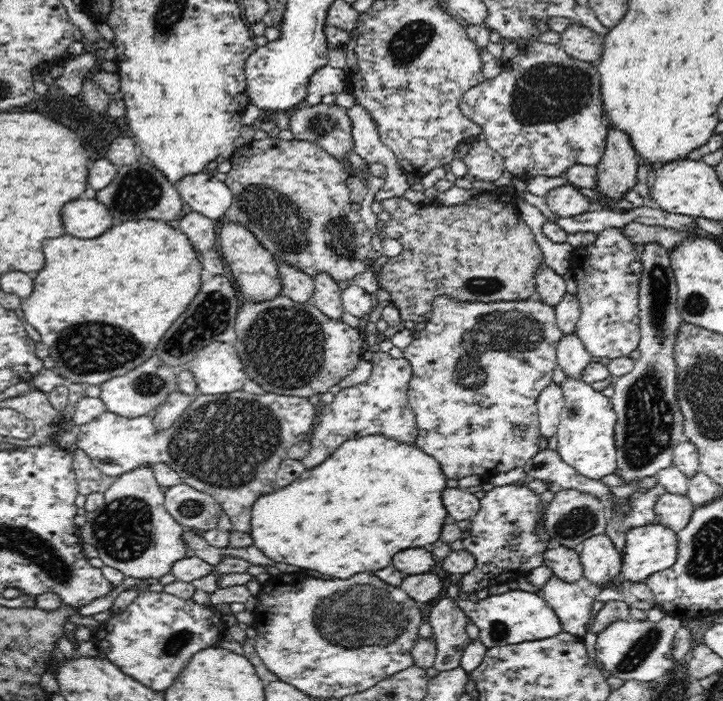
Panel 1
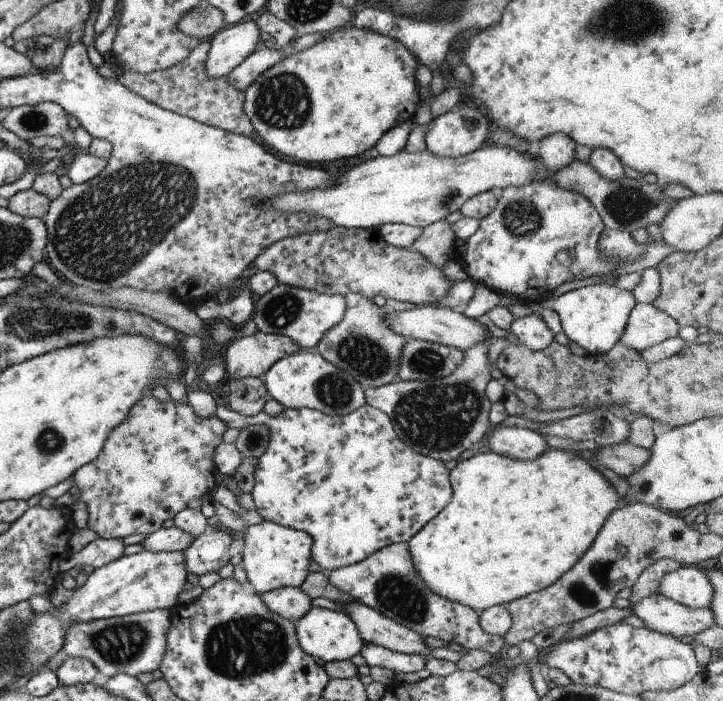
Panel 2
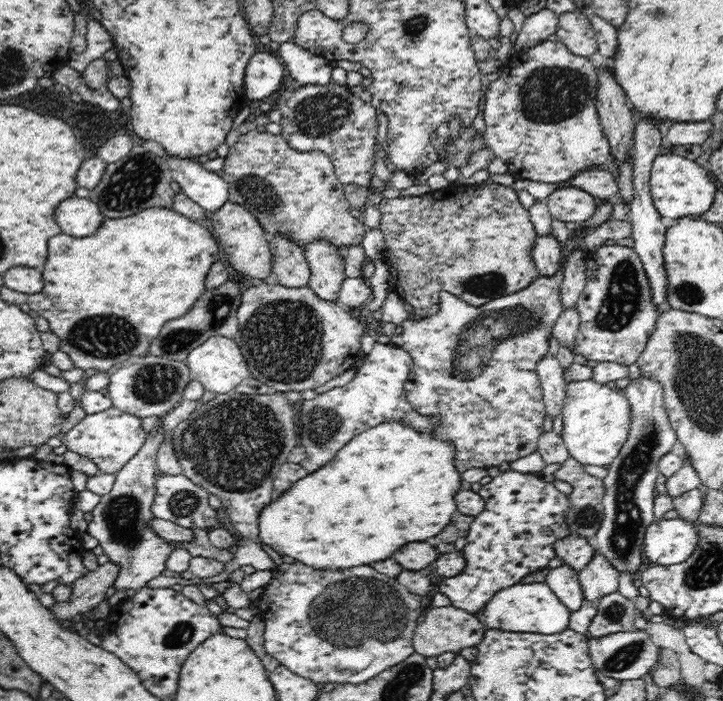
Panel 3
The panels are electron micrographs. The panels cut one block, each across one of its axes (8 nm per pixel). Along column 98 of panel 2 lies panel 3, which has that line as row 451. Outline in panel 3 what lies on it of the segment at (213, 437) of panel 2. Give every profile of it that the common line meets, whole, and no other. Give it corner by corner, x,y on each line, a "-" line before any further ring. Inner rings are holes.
560,267
551,277
539,276
529,287
512,294
501,296
500,298
490,300
482,306
468,304
465,300
460,300
457,296
449,292
439,293
440,299
438,312
434,316
427,316
420,321
414,321
412,317
406,319
402,324
402,335
394,335
391,342
394,345
404,349
413,360
413,368
409,373
408,380
405,382
406,398
412,408
422,416
434,417
438,419
434,430
430,435
444,443
450,443
454,447
454,466
459,474
472,468
488,469
493,466
499,467
503,463
512,463
524,456
528,456
537,451
537,440
543,433
542,422
546,416
544,401
542,400
542,389
539,374
537,373
538,363
548,354
549,340
552,338
553,326
559,316
563,313
562,303
560,302
560,288
564,278
562,268

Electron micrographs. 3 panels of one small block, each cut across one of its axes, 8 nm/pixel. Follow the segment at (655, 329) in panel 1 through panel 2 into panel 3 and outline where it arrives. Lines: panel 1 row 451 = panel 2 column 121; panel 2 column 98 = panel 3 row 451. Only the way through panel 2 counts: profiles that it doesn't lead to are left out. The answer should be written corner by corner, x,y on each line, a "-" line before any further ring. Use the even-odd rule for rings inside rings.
653,376
632,379
621,390
630,405
630,428
616,459
604,478
604,518
596,534
597,551
614,565
616,570
637,573
645,567
642,546
646,528
655,522
653,512
654,488
661,473
658,464
666,453
674,450
677,434
671,425
661,384

